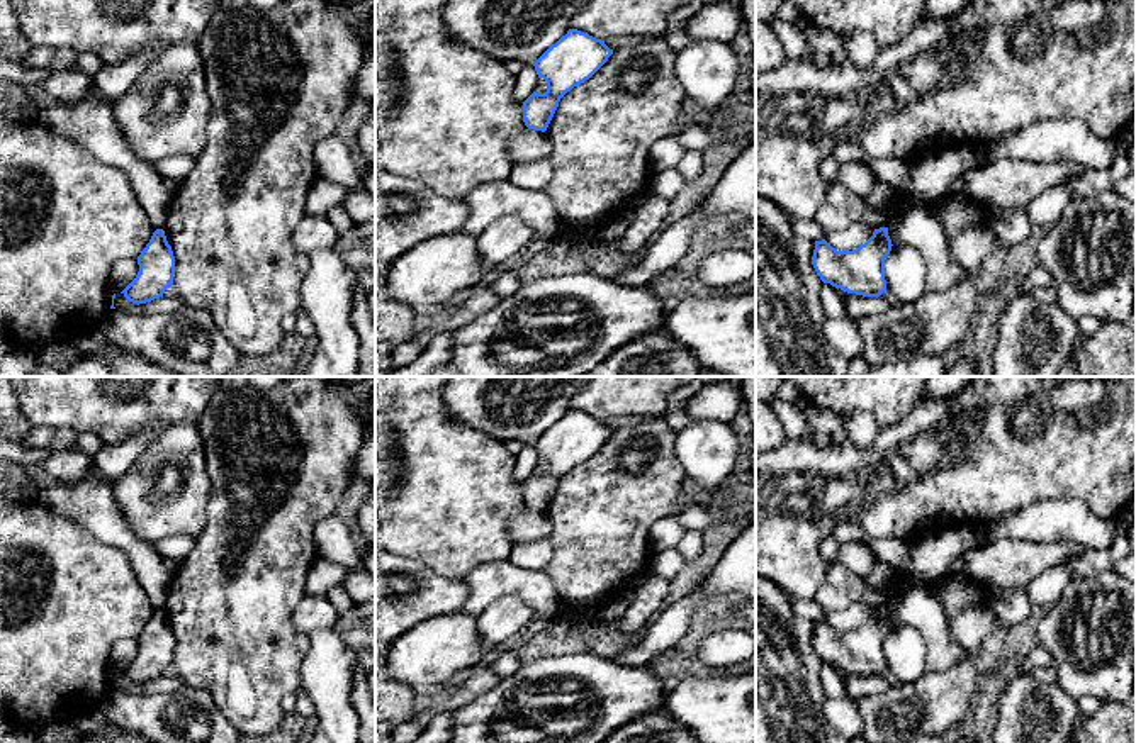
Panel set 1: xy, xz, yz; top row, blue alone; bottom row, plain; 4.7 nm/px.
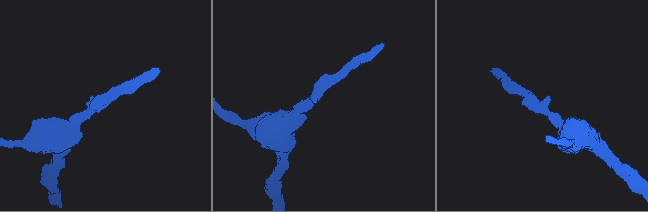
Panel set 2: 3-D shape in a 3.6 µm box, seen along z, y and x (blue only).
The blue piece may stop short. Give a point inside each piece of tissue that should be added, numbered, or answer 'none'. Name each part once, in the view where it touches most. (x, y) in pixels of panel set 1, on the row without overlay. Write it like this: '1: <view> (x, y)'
none

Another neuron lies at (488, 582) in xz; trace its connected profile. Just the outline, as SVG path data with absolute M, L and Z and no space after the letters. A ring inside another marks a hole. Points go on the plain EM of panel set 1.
M506 561L484 563L470 570L465 578L469 597L460 609L477 617L487 606L506 595L518 595L533 612L560 614L559 595L545 572L531 572Z

